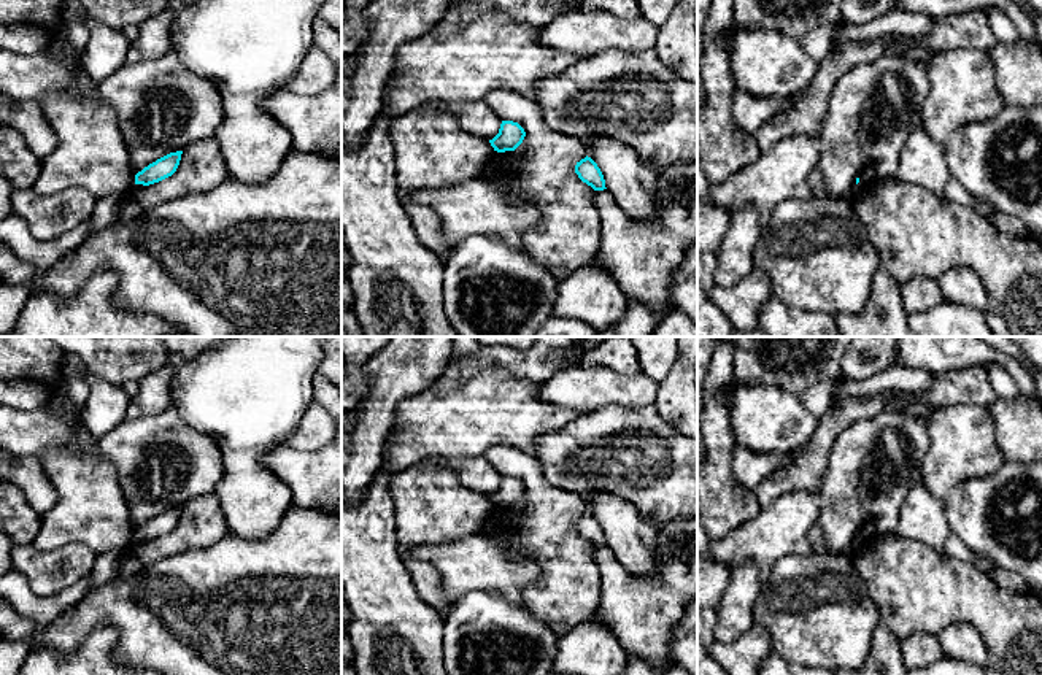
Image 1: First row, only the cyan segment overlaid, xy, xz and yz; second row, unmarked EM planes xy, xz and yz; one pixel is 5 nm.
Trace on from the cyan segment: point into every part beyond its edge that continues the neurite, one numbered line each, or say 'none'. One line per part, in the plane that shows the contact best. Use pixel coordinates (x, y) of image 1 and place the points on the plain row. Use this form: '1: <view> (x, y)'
none

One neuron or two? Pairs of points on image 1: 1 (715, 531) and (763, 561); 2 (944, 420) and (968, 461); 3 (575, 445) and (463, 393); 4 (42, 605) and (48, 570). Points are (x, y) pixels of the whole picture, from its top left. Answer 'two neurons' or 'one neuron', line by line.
1: two neurons
2: one neuron
3: two neurons
4: two neurons

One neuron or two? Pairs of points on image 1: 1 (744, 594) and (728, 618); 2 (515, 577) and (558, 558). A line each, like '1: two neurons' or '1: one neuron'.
1: one neuron
2: two neurons

